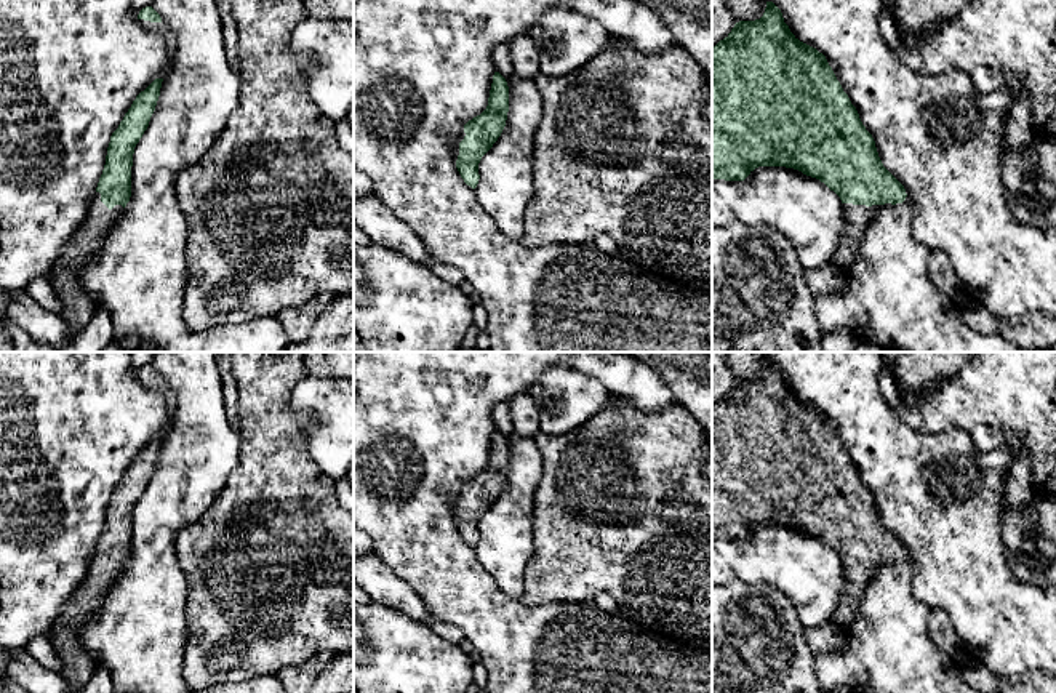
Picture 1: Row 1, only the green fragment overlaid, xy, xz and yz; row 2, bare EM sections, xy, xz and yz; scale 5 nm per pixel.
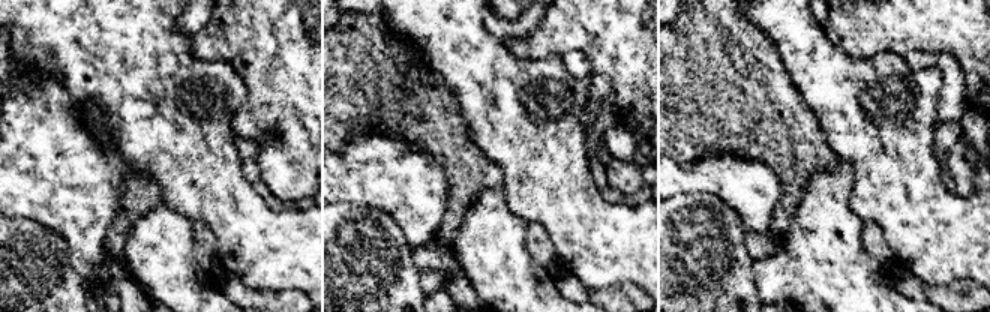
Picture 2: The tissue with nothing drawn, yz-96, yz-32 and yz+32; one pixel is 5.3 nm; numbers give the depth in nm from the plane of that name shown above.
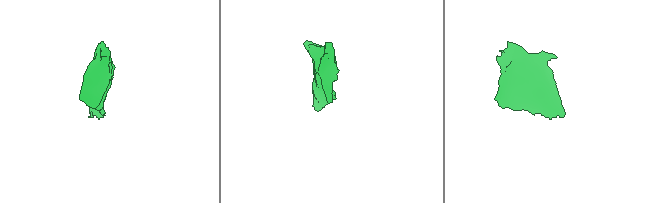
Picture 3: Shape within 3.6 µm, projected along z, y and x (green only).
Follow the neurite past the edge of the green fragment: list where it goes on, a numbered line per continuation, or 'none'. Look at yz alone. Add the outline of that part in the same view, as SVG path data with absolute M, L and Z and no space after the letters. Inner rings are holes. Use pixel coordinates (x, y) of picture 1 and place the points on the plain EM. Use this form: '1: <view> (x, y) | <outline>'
1: yz (858, 576) | M843 562L845 584L838 605L832 616L832 624L843 634L851 627L854 616L859 610L862 597L869 592L869 584L880 563L853 563Z

